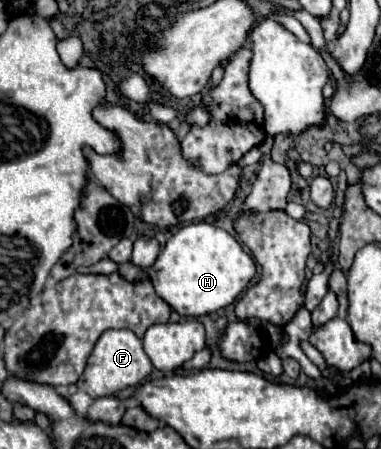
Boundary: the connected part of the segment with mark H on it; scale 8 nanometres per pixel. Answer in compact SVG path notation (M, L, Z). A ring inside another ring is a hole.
M196 222L182 226L162 248L156 262L150 268L134 268L124 272L130 282L150 280L156 294L168 302L180 316L204 316L216 312L236 300L236 296L250 284L256 274L254 260L226 230L208 222Z

